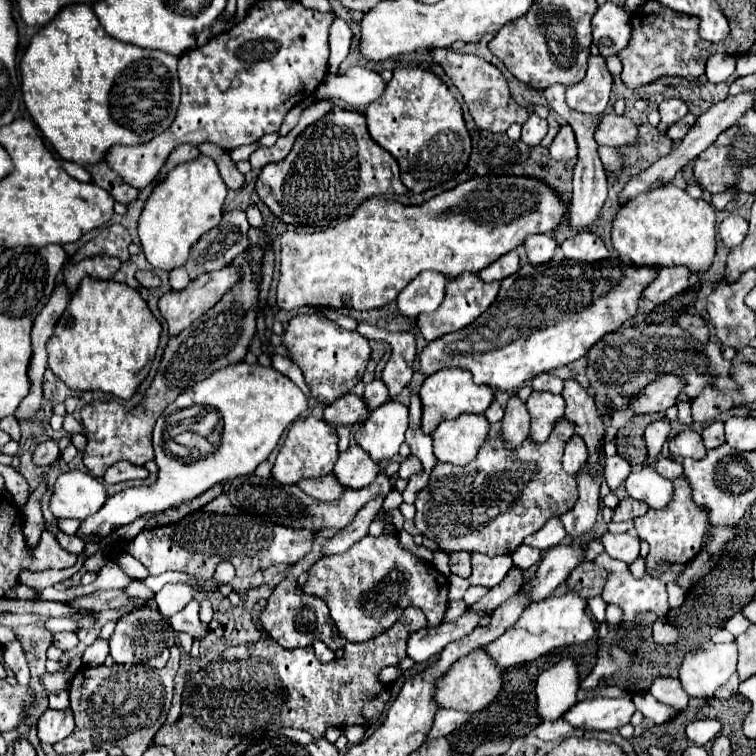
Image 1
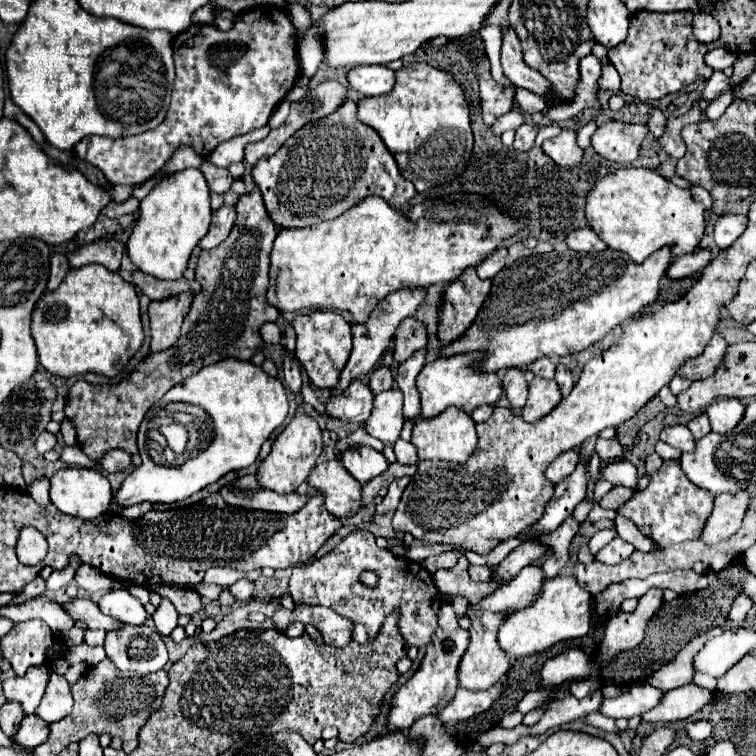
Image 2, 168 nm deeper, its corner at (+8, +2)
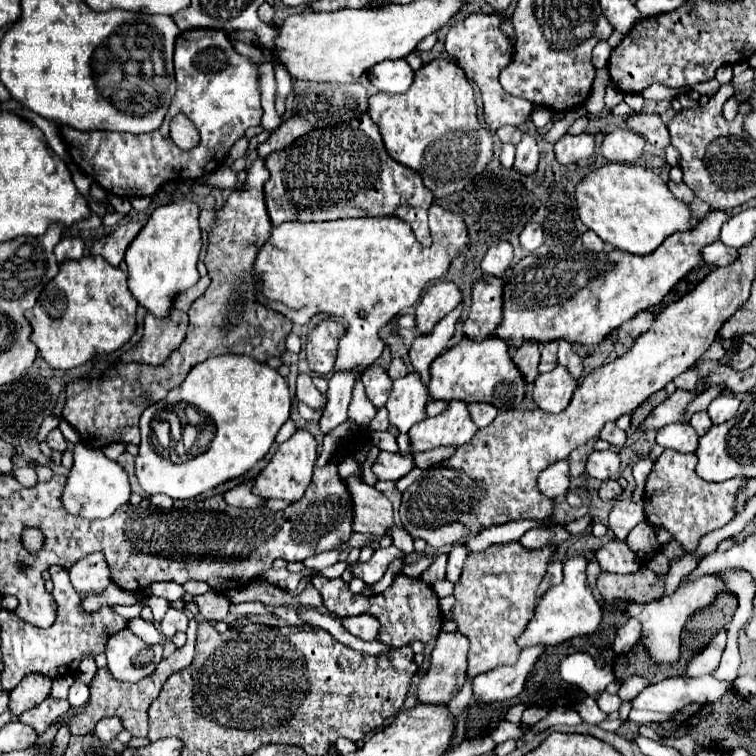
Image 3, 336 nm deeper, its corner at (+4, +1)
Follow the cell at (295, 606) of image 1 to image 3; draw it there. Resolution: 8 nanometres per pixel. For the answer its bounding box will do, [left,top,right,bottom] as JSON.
[340,615,380,641]

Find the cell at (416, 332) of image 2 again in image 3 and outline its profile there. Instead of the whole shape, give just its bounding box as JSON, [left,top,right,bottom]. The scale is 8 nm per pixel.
[416,283,460,335]

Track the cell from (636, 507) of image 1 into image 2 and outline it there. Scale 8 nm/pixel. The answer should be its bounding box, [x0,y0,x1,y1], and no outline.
[600,486,634,510]

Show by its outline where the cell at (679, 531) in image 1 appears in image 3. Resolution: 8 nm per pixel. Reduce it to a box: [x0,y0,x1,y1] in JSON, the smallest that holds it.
[644,449,744,551]

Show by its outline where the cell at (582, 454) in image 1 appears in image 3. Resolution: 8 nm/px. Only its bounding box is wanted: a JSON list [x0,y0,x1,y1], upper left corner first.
[538,459,570,497]

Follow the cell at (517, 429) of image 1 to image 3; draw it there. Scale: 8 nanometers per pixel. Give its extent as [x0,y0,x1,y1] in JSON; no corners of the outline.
[510,345,540,385]

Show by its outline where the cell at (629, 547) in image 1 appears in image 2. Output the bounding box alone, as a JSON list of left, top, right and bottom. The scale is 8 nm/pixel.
[596,538,634,564]

